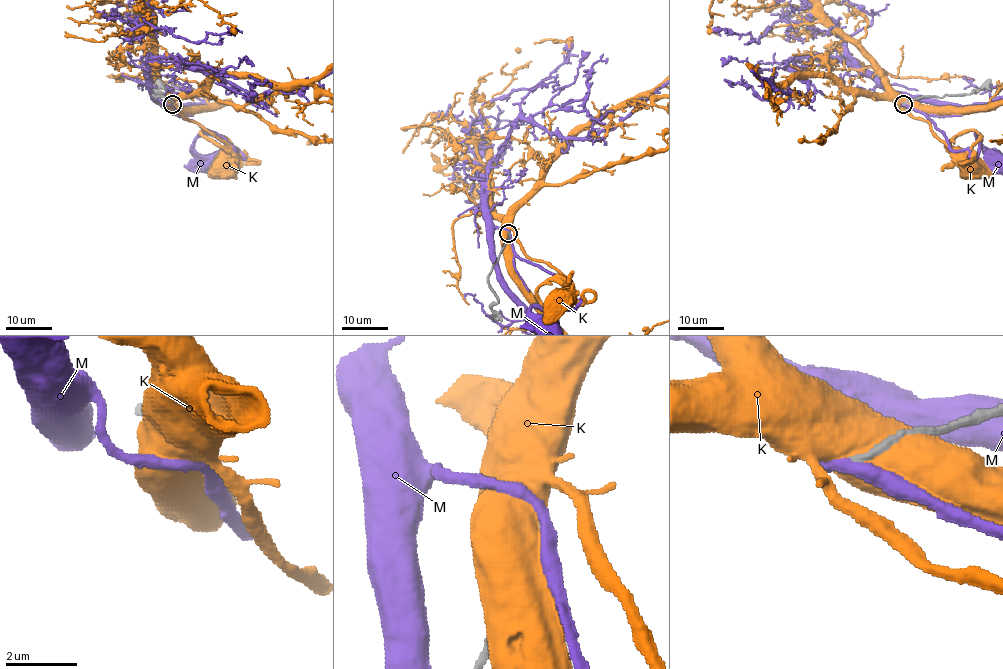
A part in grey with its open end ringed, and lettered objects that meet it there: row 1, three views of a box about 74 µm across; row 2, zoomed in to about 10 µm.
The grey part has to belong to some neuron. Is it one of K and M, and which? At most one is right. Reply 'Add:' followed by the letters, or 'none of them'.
Add: none of them

